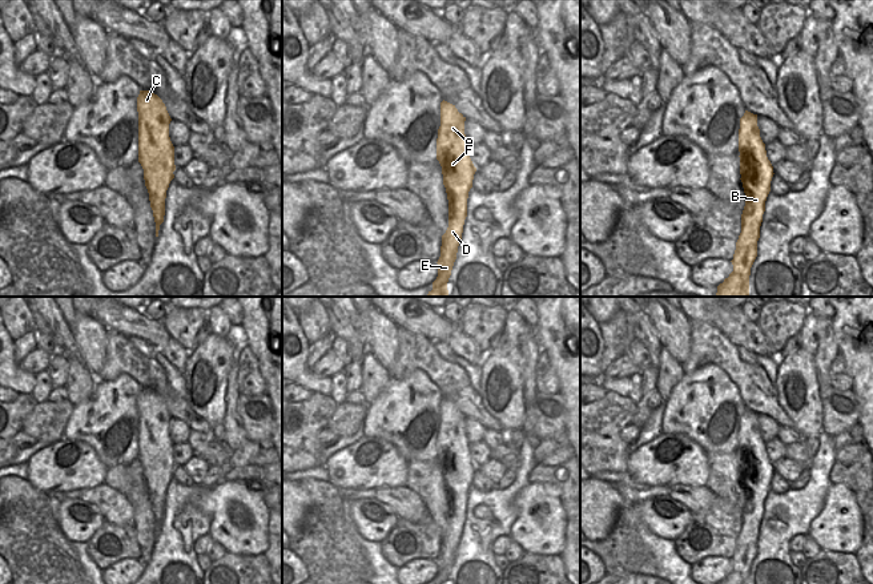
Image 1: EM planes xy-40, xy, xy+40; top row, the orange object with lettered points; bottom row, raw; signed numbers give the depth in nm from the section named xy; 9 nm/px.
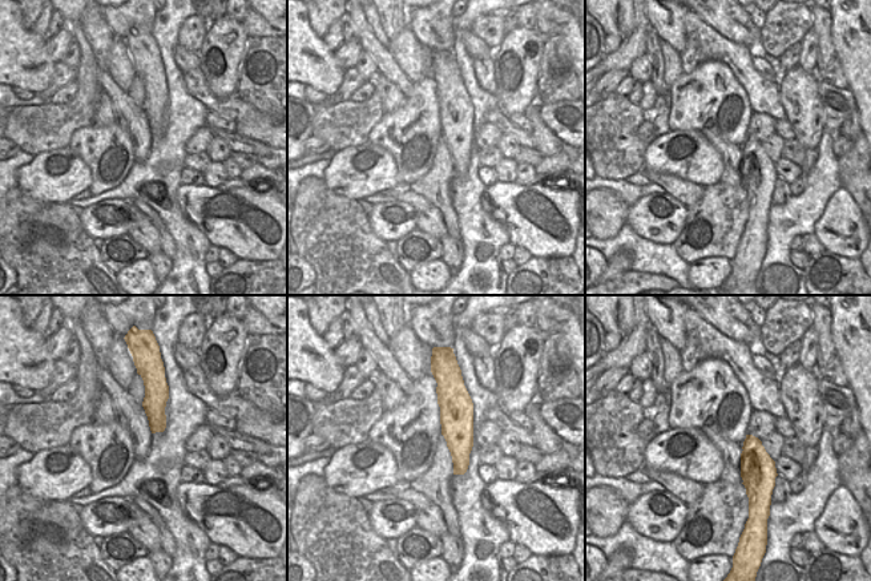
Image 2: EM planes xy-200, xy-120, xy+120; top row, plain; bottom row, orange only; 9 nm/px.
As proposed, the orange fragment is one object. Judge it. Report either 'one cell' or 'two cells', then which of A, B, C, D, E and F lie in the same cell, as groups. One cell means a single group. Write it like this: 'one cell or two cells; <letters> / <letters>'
one cell; A B C D E F

